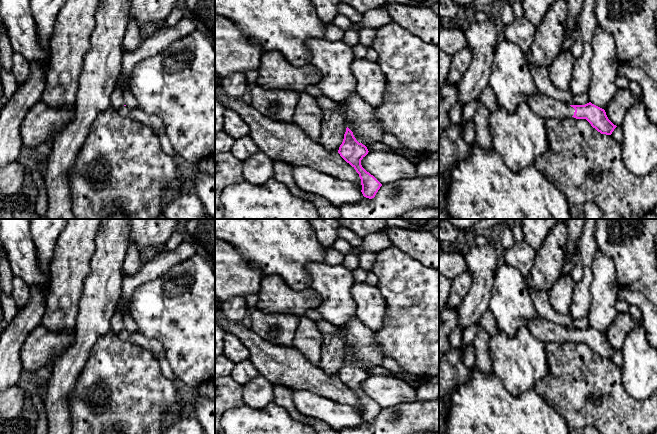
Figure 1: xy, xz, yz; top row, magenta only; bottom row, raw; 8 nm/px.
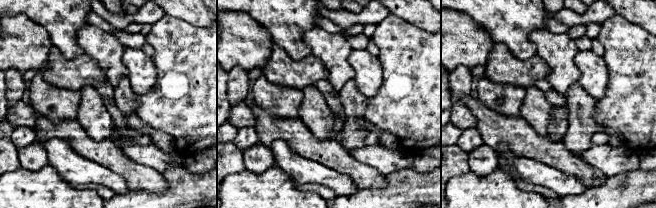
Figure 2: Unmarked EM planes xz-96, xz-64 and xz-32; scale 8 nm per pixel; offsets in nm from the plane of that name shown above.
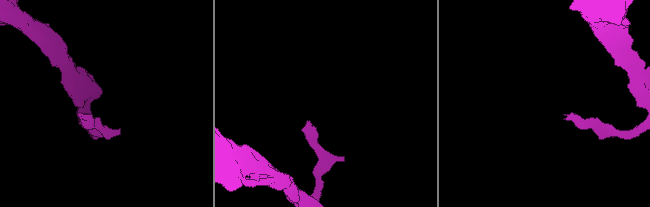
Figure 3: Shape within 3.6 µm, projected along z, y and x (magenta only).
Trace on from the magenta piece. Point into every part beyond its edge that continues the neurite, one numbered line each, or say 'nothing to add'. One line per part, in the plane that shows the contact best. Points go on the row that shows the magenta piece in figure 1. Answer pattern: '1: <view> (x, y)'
1: yz (546, 107)

